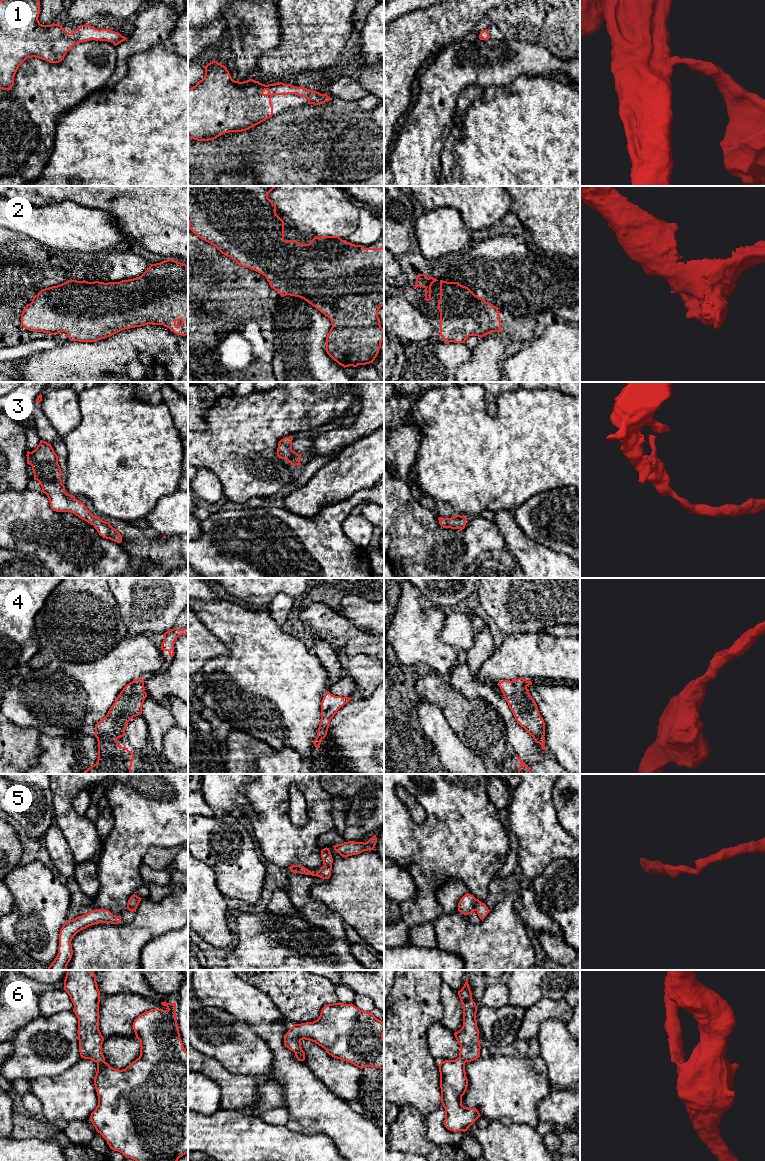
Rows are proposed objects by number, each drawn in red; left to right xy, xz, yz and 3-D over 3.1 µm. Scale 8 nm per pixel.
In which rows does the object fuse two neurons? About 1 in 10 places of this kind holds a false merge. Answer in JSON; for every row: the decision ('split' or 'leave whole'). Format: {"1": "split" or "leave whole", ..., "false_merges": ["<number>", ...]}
{"1": "leave whole", "2": "leave whole", "3": "leave whole", "4": "leave whole", "5": "leave whole", "6": "leave whole", "false_merges": []}

